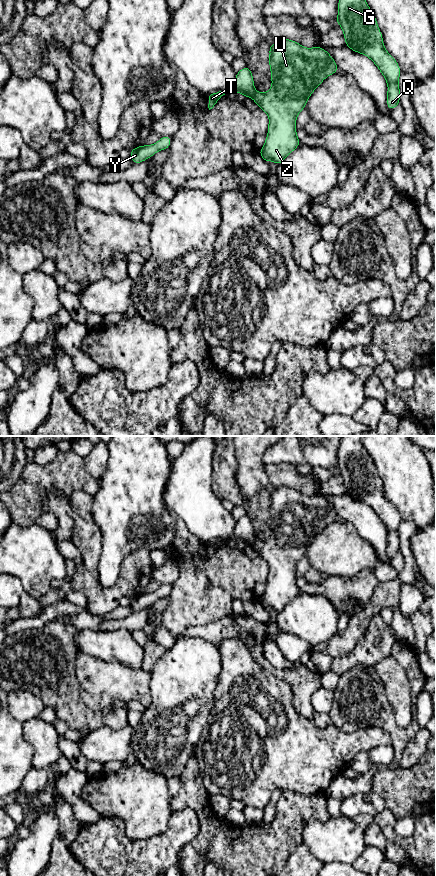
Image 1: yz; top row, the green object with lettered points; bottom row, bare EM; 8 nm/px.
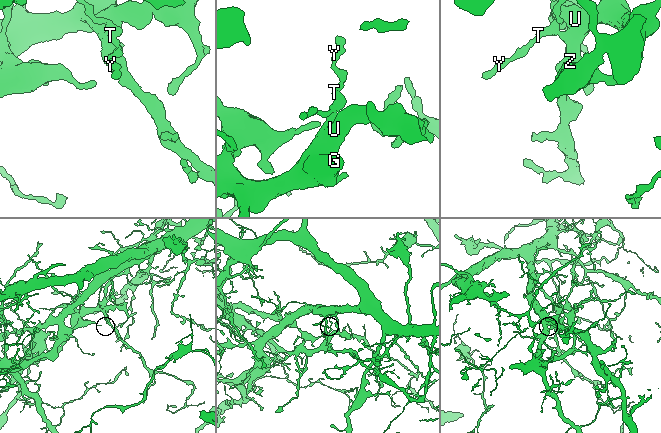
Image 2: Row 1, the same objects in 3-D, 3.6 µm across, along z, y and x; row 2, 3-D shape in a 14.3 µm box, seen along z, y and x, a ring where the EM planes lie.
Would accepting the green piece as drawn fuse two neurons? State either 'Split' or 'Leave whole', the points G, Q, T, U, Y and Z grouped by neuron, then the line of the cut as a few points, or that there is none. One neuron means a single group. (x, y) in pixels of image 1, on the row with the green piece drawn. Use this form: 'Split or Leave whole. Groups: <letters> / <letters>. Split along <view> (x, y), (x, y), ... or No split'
Split. Groups: G Q U Z / T Y. Split along yz (256, 92), (252, 97)

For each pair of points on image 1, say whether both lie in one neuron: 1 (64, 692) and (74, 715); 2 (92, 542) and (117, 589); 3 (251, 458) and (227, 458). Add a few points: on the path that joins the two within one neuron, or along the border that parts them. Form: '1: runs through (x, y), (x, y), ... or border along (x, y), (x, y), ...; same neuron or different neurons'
1: runs through (65, 698), (72, 709); same neuron
2: runs through (90, 558), (90, 581), (101, 592); same neuron
3: border along (233, 446), (236, 461), (236, 482); different neurons

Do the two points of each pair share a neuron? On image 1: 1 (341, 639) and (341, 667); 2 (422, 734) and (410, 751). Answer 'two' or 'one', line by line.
1: two
2: one

